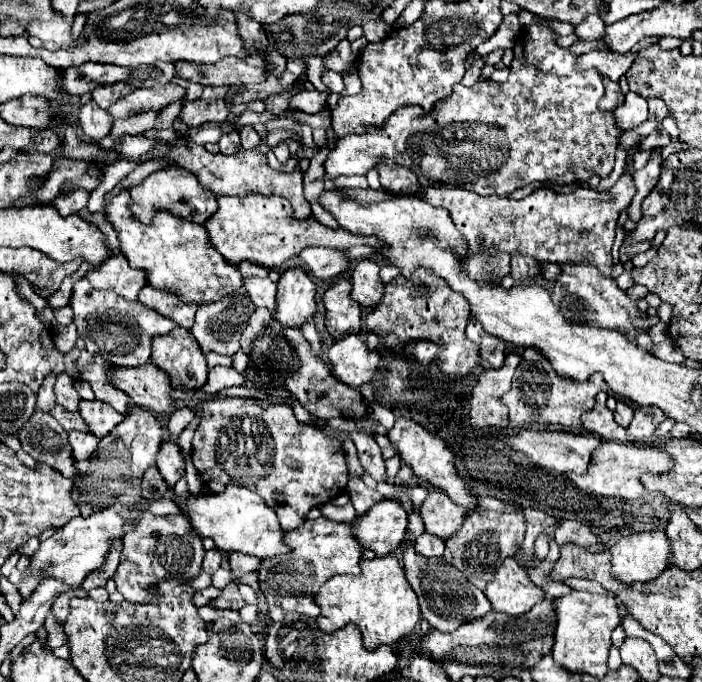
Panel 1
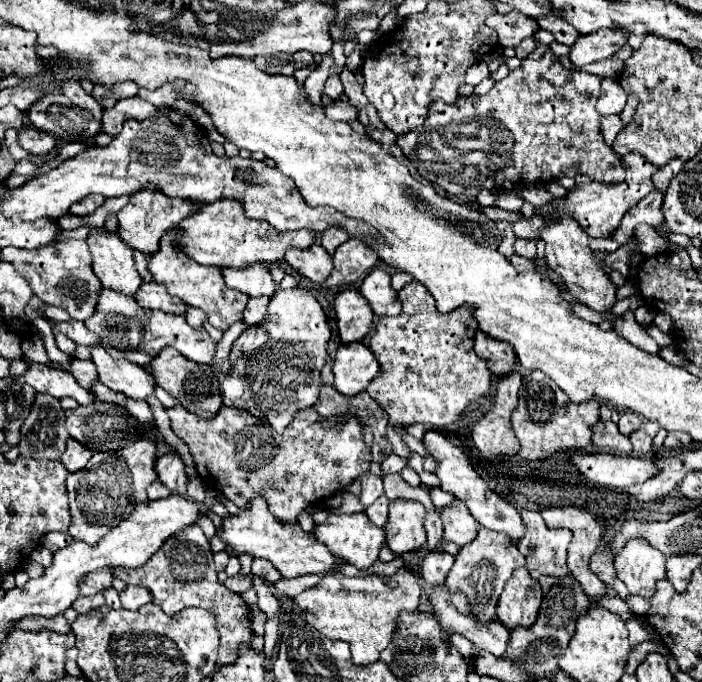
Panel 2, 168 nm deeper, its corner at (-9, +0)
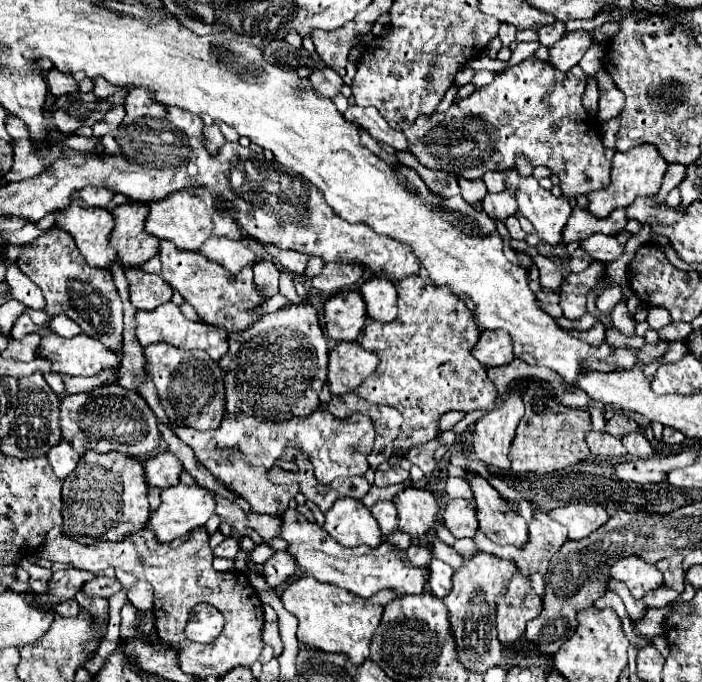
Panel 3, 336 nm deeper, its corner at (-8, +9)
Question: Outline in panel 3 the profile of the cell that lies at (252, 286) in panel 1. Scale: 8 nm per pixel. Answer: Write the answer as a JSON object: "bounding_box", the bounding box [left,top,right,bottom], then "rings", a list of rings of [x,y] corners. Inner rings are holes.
{"bounding_box":[199,237,255,271],"rings":[[[211,237],[199,247],[199,253],[209,261],[223,265],[227,271],[241,271],[245,265],[255,263],[255,253],[245,243],[231,239]]]}

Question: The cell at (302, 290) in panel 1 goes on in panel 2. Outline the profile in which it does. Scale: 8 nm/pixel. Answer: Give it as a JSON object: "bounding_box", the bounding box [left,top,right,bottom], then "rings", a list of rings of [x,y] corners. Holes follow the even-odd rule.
{"bounding_box":[220,288,332,432],"rings":[[[288,288],[288,290],[276,290],[274,296],[270,298],[268,306],[268,318],[260,326],[252,326],[250,330],[244,332],[244,338],[240,338],[232,344],[230,352],[230,364],[232,370],[228,376],[220,378],[220,394],[224,398],[226,406],[236,406],[242,410],[252,412],[260,420],[266,420],[276,428],[276,432],[282,432],[292,416],[308,406],[314,406],[316,396],[320,392],[320,370],[326,364],[328,352],[326,344],[330,340],[332,332],[326,320],[326,314],[320,306],[320,302],[304,288]]]}

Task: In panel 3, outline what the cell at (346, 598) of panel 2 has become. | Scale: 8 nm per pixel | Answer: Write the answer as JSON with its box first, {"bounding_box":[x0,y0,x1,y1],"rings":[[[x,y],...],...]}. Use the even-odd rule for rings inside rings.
{"bounding_box":[281,577,393,665],"rings":[[[301,577],[293,581],[281,595],[285,609],[299,619],[297,639],[301,645],[325,653],[345,653],[355,665],[361,665],[369,657],[371,637],[379,627],[385,605],[393,599],[393,591],[379,591],[379,595],[373,595],[371,599],[361,599],[351,591],[319,583],[315,577]]]}

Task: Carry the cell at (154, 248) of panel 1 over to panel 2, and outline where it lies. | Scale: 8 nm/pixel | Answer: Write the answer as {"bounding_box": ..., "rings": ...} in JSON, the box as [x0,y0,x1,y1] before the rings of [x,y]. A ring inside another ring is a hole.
{"bounding_box":[148,228,250,330],"rings":[[[180,228],[168,230],[160,240],[160,248],[148,256],[148,270],[154,278],[154,282],[164,284],[172,296],[180,298],[188,306],[202,308],[208,314],[208,320],[212,326],[216,326],[220,330],[230,328],[234,322],[238,322],[242,318],[242,312],[244,312],[250,296],[240,290],[228,288],[224,284],[224,276],[222,276],[220,268],[202,266],[196,260],[192,260],[190,256],[184,256],[182,248],[176,244],[180,234],[182,234]]]}

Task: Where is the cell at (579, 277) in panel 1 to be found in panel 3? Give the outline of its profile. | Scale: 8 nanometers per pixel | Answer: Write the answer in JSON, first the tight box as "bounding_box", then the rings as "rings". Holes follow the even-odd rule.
{"bounding_box":[515,179,571,247],"rings":[[[519,179],[519,187],[515,189],[515,199],[519,213],[533,223],[539,237],[557,247],[561,245],[561,233],[571,215],[569,201],[563,197],[555,197],[551,191],[543,189],[537,179]]]}

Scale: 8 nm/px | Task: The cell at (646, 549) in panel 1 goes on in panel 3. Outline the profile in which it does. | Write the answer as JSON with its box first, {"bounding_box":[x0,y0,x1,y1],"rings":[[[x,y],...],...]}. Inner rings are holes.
{"bounding_box":[611,555,663,599],"rings":[[[635,555],[619,559],[611,567],[611,577],[615,581],[625,583],[635,599],[641,599],[647,591],[653,591],[663,585],[663,575],[659,575],[659,569],[641,561]]]}

